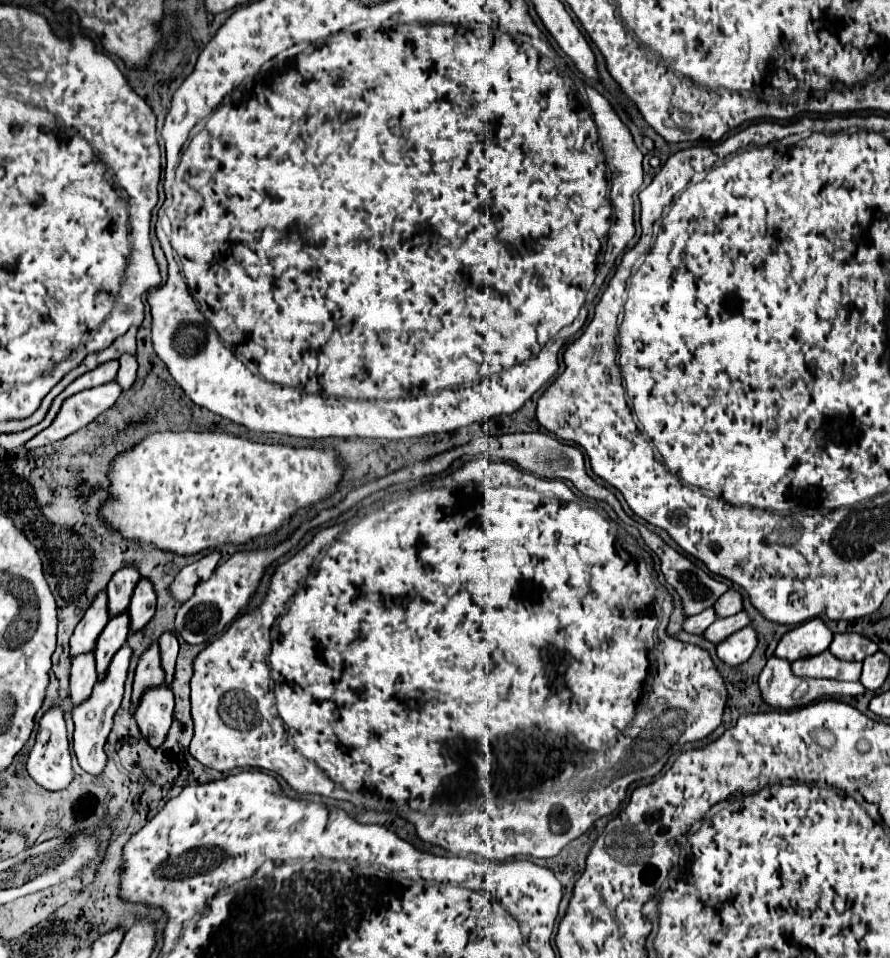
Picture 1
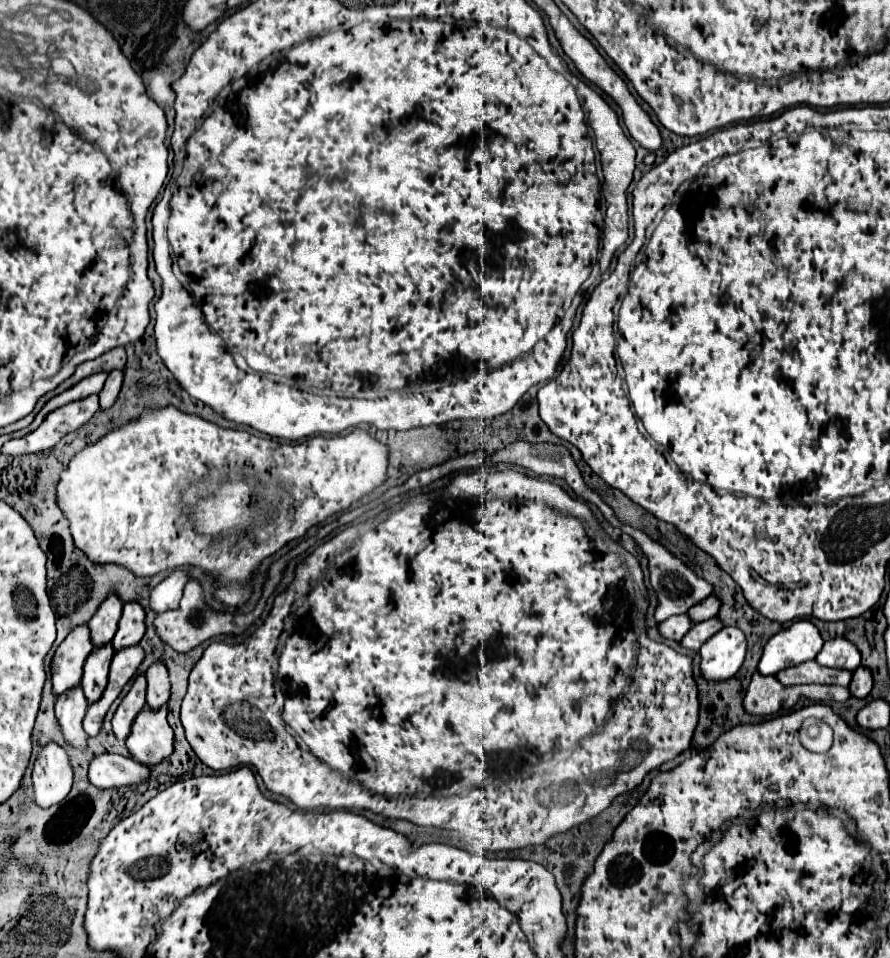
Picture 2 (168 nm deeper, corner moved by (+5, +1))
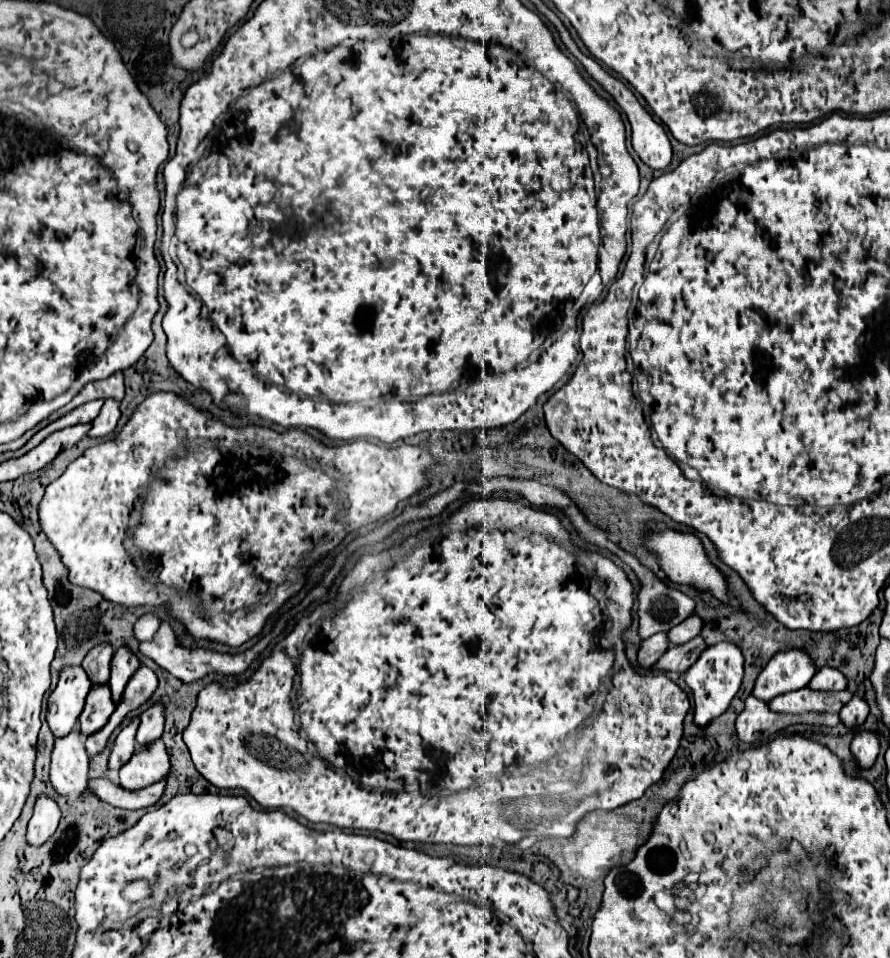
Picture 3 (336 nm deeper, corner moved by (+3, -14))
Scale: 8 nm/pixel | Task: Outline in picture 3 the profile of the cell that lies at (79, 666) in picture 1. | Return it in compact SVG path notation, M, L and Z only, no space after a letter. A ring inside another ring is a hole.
M74 727L66 737L56 739L50 765L50 781L60 795L76 797L88 785L90 757L84 747L80 727Z

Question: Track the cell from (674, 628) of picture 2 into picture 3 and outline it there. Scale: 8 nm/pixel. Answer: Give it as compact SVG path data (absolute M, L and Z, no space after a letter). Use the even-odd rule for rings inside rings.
M656 633L650 639L642 641L642 647L638 651L640 665L642 667L654 665L660 659L660 655L664 655L668 651L668 647L670 647L670 641L668 641L668 635L666 633Z

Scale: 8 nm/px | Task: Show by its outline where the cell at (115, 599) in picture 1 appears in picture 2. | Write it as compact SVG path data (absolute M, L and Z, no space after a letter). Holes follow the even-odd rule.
M112 594L92 616L92 620L88 622L88 628L90 628L90 640L94 648L102 648L112 642L118 628L120 612L122 612L122 602L118 602L118 596Z

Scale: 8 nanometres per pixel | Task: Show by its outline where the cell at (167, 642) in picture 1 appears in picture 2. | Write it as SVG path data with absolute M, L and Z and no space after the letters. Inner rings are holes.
M156 662L148 668L146 672L148 688L146 688L146 706L150 710L158 710L164 706L170 698L170 680L168 680L168 670L162 662Z

